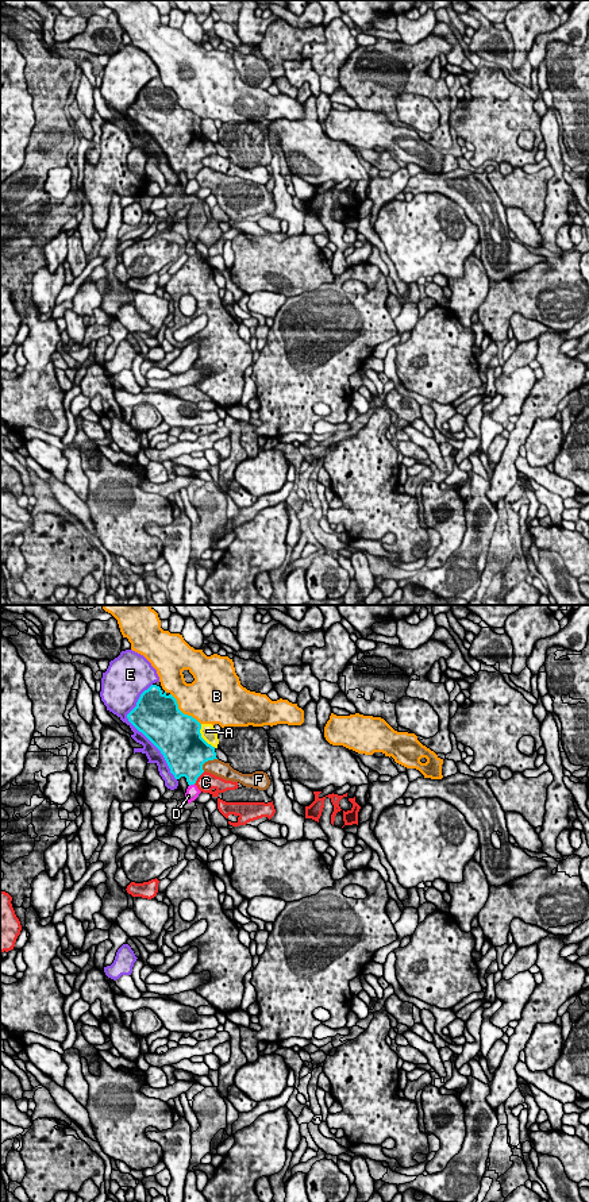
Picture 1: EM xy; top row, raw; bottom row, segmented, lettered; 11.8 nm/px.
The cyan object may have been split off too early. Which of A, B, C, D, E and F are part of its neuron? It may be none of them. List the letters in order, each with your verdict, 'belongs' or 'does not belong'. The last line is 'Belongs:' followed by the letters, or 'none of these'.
A: does not belong
B: does not belong
C: does not belong
D: does not belong
E: does not belong
F: does not belong
Belongs: none of these

